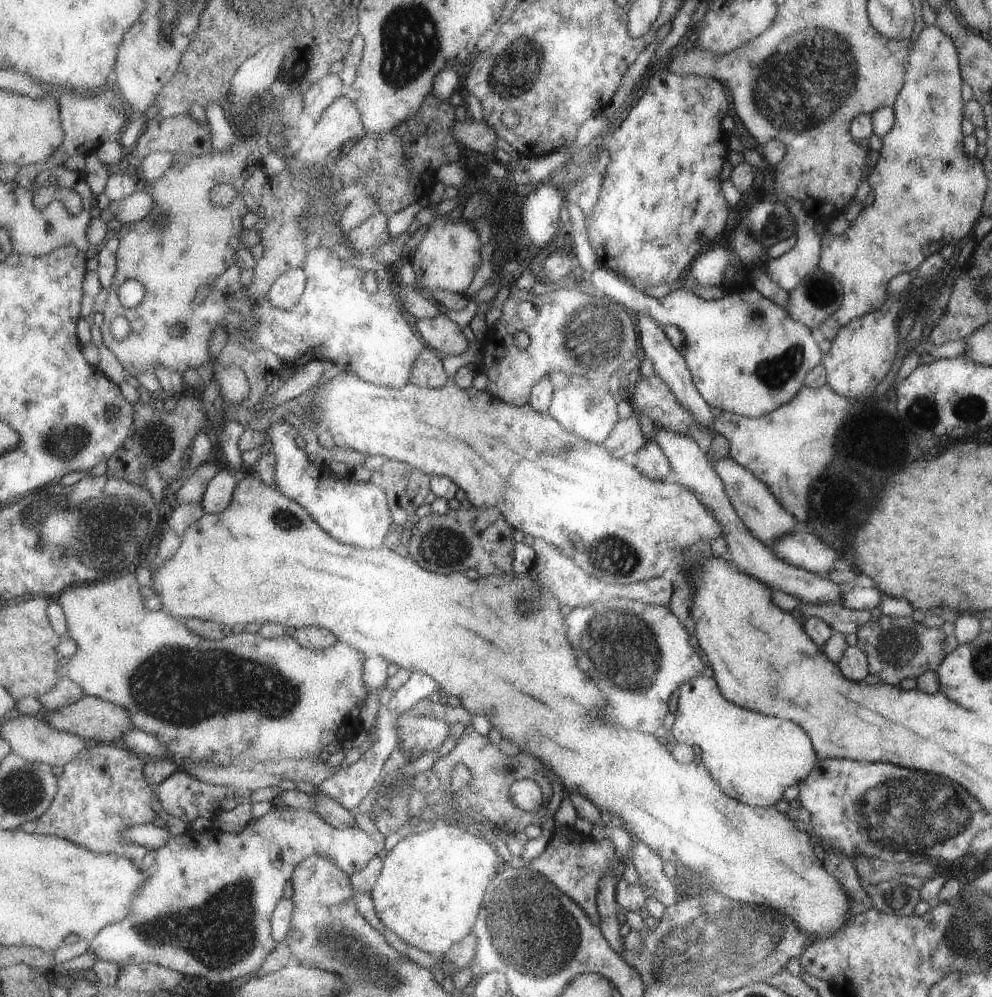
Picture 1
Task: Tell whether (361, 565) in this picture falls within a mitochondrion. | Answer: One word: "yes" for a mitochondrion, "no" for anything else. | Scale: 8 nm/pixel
no

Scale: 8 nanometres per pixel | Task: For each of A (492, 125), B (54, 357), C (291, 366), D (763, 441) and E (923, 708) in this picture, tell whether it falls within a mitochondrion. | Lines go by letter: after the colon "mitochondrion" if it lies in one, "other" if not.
A: other
B: other
C: other
D: other
E: other

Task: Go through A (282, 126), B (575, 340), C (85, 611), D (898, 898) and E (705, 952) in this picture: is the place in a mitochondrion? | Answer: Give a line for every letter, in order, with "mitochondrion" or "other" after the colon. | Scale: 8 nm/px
A: mitochondrion
B: mitochondrion
C: other
D: mitochondrion
E: mitochondrion

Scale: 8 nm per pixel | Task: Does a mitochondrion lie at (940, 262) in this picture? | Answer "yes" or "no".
no

